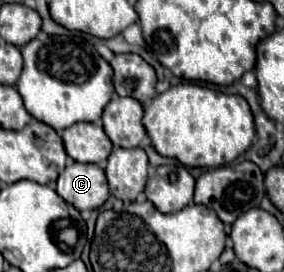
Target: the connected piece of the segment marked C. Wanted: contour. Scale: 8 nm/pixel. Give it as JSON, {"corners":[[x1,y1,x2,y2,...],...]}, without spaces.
{"corners":[[69,159,65,171,57,179,57,193,75,209,91,211,105,203,109,189,99,165]]}

